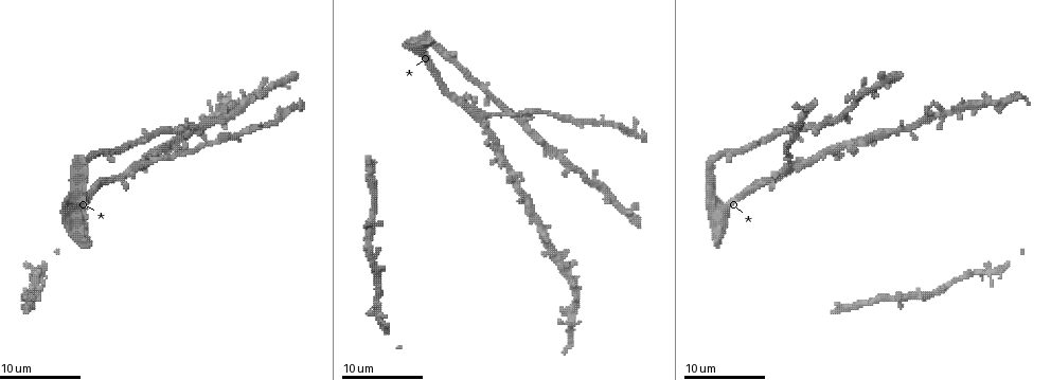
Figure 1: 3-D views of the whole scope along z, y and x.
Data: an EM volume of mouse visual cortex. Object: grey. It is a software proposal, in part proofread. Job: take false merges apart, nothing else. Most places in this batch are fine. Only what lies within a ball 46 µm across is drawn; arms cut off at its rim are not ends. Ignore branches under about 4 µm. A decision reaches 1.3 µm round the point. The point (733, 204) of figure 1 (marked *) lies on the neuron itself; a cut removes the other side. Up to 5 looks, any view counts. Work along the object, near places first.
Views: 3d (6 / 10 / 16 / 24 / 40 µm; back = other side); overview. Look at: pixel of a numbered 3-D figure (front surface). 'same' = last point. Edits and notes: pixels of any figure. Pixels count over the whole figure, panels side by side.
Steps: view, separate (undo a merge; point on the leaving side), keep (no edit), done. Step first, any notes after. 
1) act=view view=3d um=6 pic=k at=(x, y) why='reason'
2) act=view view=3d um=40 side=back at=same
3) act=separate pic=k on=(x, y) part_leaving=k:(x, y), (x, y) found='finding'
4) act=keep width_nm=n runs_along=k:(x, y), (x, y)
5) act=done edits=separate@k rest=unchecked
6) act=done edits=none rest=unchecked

act=view view=3d um=16 pic=1 at=(486, 118)

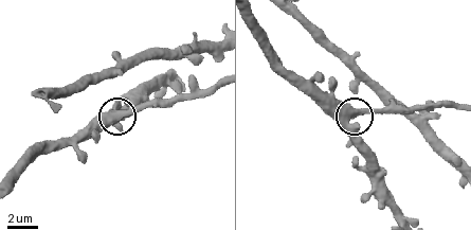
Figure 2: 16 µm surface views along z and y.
act=view view=3d um=16 side=back pic=2 at=(117, 112) why='from behind'

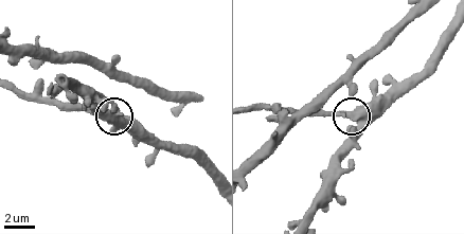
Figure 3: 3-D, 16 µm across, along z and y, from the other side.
act=keep found='one neuron here'

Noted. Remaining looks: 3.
act=view view=3d um=10 pic=1 at=(233, 116) why='two arms in line, one across'

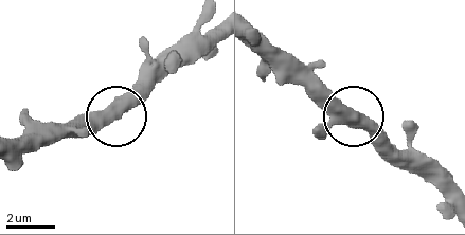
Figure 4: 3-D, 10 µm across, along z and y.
act=keep width_nm=430 runs_along=4:(253, 31), (289, 55), (397, 162) found='one neuron here'

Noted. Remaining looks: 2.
act=view view=3d um=10 pic=1 at=(564, 273) why='narrows sharply'

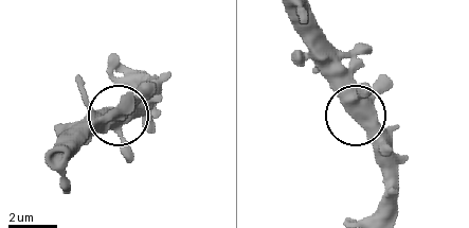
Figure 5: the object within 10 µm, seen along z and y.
act=keep runs_along=5:(288, 15), (326, 82), (397, 153) found='one neuron here'

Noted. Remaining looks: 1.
act=done edits=none rest=unchecked

